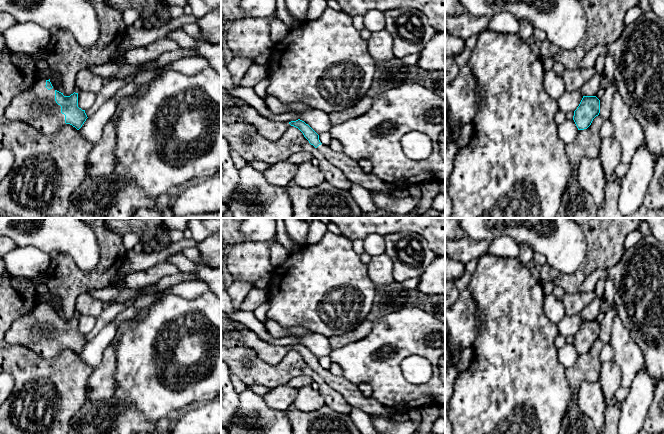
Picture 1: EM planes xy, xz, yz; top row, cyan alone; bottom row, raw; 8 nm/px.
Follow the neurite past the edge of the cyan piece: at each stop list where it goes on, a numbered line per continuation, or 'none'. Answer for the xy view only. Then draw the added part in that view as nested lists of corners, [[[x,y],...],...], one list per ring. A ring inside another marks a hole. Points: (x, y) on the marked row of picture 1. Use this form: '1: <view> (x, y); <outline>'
1: xy (37, 107); [[[45,80],[16,95],[5,111],[5,116],[24,122],[41,134],[56,134],[66,123],[61,106],[55,101],[55,89],[48,90]]]

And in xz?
1: xz (272, 130); [[[243,104],[239,106],[241,118],[252,125],[263,137],[270,141],[277,141],[290,127],[289,122],[281,122],[262,116],[253,107]]]
2: xz (351, 169); [[[321,144],[317,149],[331,164],[342,171],[352,184],[359,184],[370,192],[392,193],[400,187],[379,179],[373,173],[365,173],[357,161],[350,159],[343,152],[333,151],[329,145]]]

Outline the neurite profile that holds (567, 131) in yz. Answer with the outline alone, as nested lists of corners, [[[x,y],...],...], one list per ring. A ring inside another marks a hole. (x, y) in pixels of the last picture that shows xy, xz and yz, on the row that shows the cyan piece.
[[[566,119],[558,125],[558,137],[565,145],[573,142],[578,132],[579,130],[573,119]]]

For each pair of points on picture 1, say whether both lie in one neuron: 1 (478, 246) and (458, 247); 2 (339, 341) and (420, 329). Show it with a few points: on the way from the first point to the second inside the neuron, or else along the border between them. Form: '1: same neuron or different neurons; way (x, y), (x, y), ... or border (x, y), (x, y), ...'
1: same neuron; way (473, 247), (463, 247)
2: different neurons; border (373, 322), (372, 329), (364, 337), (342, 346)

